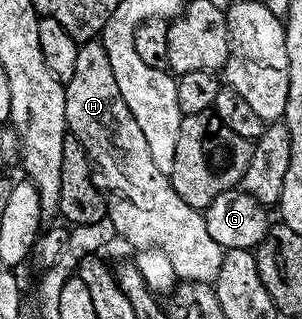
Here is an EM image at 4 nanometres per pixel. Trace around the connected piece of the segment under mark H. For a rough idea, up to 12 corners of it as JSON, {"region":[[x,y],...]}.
{"region":[[79,46],[66,126],[126,235],[182,281],[213,284],[224,249],[152,161],[108,50]]}

